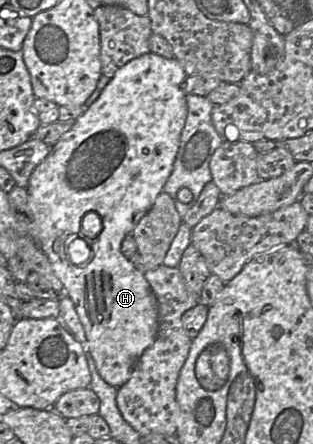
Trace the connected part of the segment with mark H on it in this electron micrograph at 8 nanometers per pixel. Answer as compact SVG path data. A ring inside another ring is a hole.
M147 53L137 57L119 68L113 78L102 90L96 101L85 107L84 112L75 120L72 128L63 134L58 142L51 148L49 155L33 170L29 178L28 187L28 207L33 216L33 240L44 252L56 277L61 281L64 294L73 301L78 317L83 325L87 348L92 355L96 368L105 382L120 388L131 377L131 374L144 351L150 347L156 339L158 332L158 302L150 284L145 279L141 268L136 268L128 258L121 252L123 239L132 234L133 229L141 218L152 208L157 196L163 191L163 187L168 180L180 146L180 137L184 128L188 108L186 94L184 92L184 82L187 78L185 70L176 58L167 59L154 53ZM88 212L96 212L102 219L103 229L97 238L85 237L81 232L81 221ZM74 238L83 239L90 246L93 257L86 266L72 264L66 254L68 243Z

